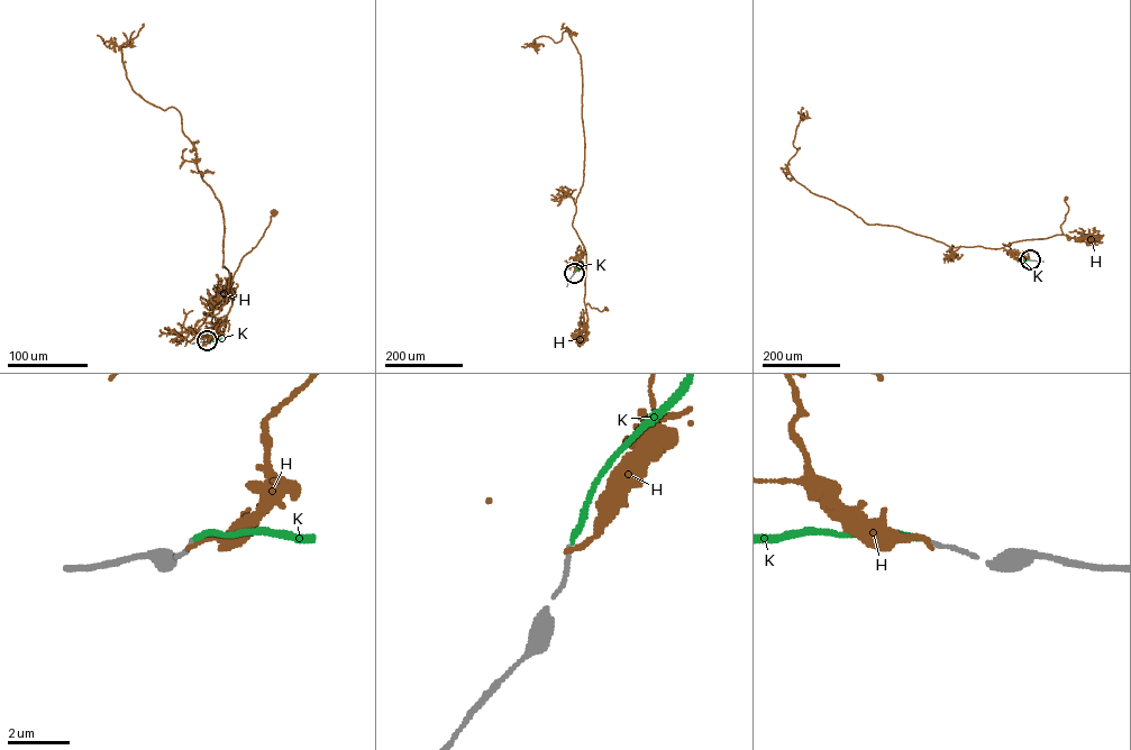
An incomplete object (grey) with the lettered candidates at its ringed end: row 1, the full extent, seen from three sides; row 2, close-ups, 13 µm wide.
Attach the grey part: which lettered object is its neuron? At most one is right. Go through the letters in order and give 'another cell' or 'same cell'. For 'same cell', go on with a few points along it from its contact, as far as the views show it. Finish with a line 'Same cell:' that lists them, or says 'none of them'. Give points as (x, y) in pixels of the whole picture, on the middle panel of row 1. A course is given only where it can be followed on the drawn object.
H: another cell
K: same cell
Same cell: K

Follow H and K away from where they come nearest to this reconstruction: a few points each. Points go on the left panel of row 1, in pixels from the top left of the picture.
H: (207, 341), (227, 322), (233, 302), (227, 289), (240, 259), (257, 244), (273, 212)
K: (207, 340), (221, 337)

